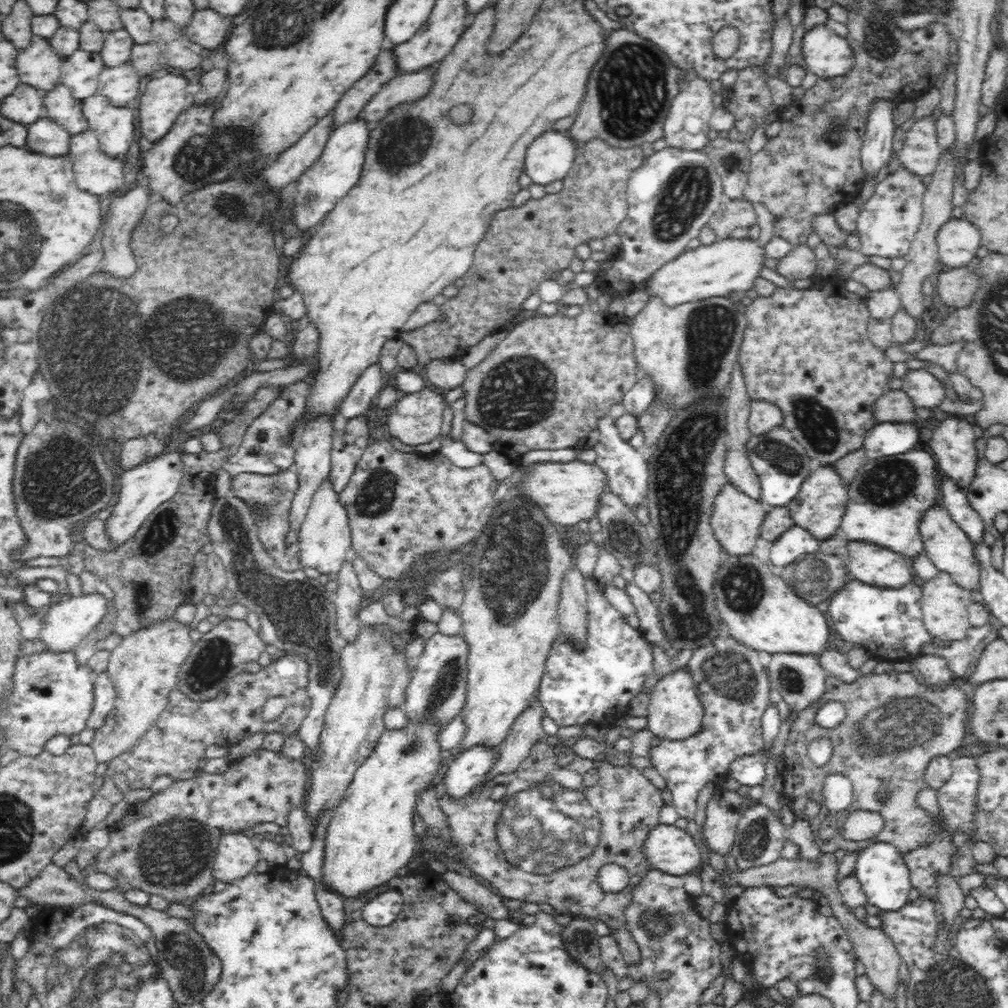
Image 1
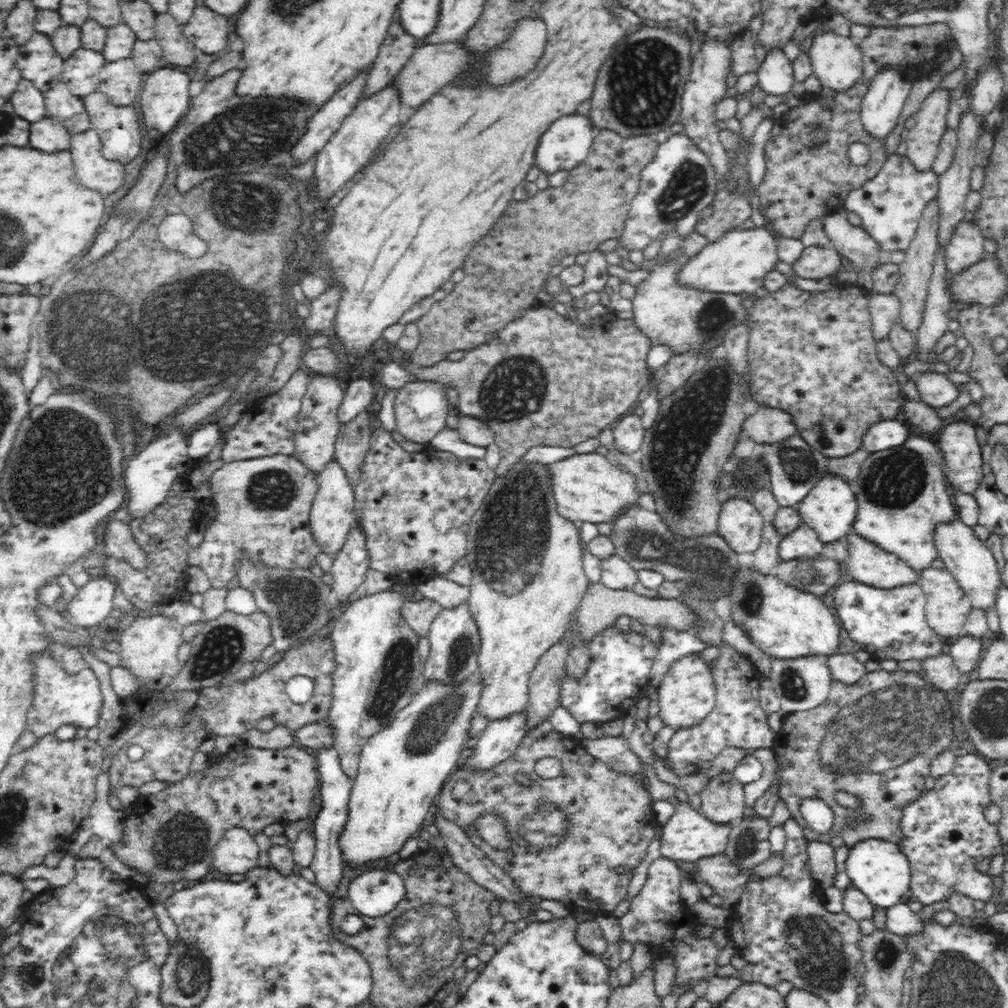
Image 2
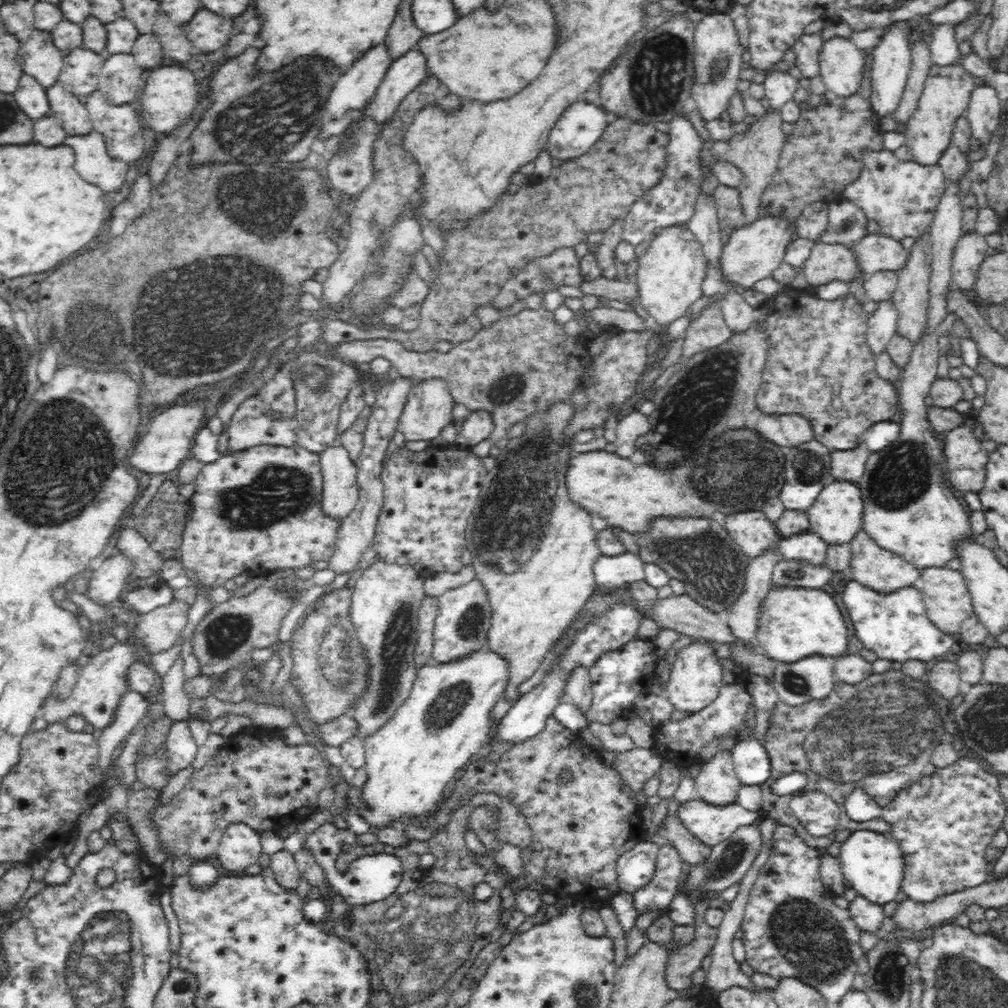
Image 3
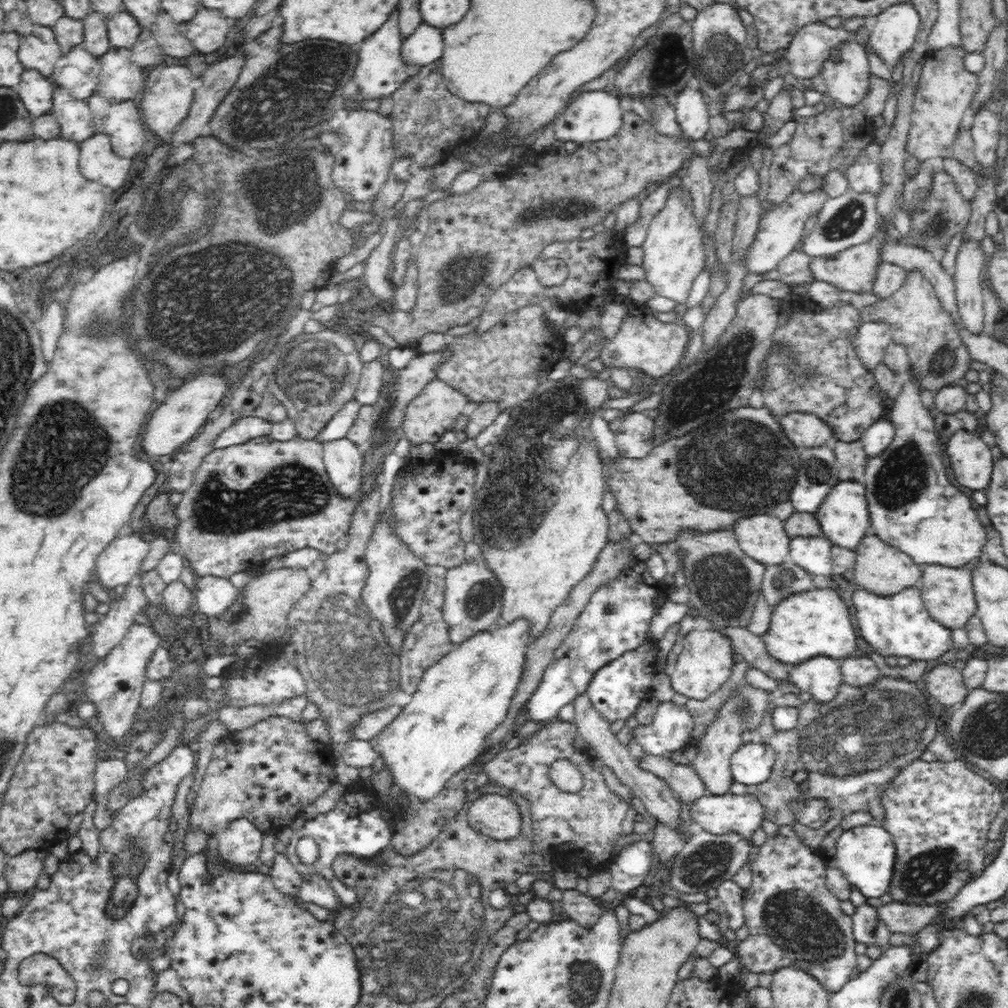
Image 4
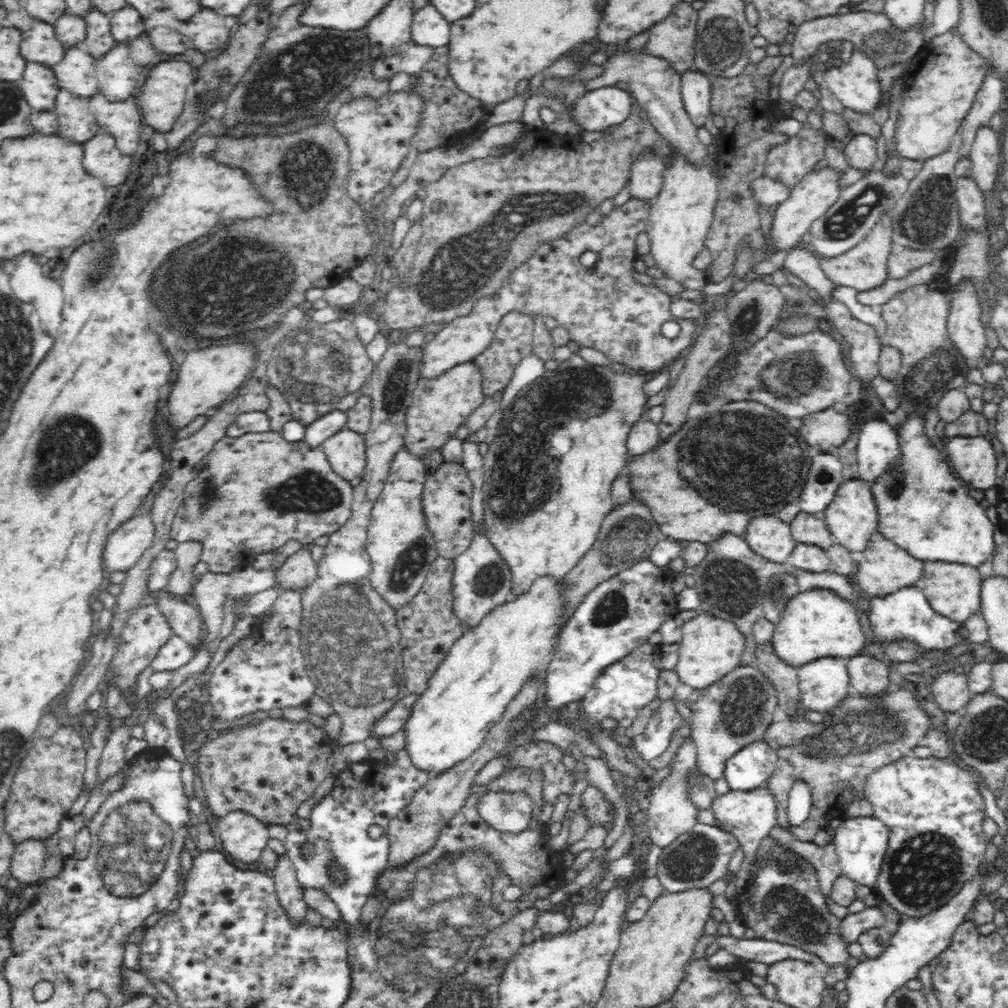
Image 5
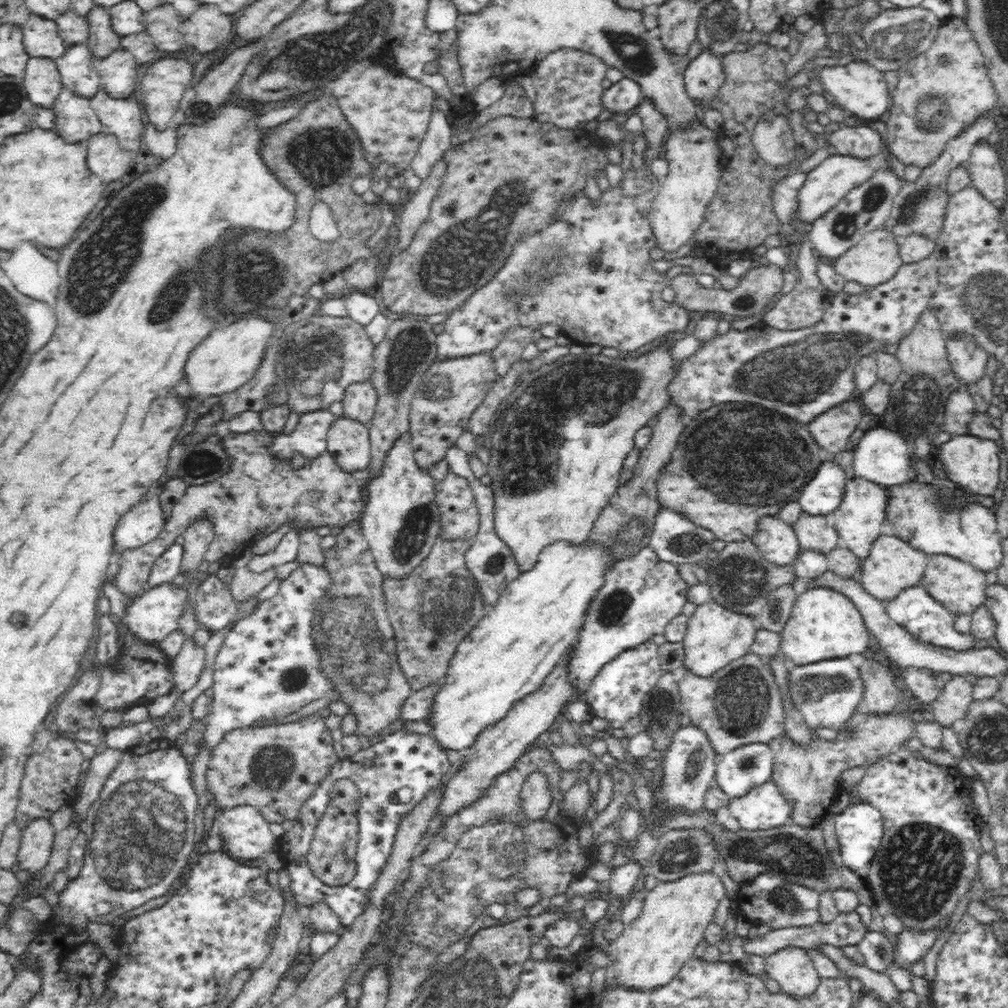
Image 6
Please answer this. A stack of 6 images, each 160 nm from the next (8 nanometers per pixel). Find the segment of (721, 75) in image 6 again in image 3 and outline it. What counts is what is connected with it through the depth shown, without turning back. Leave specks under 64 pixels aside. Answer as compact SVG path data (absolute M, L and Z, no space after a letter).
M683 113L671 118L668 135L669 164L664 170L664 176L660 178L658 184L631 205L624 226L654 226L661 229L674 223L686 223L693 215L696 195L705 179L698 159L698 154L705 145L704 140L698 134L692 120Z

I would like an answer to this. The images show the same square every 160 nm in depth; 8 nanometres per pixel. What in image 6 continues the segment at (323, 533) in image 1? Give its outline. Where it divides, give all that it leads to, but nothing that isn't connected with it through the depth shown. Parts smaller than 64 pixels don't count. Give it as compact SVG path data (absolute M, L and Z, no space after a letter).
M342 414L330 423L327 450L348 472L362 470L372 458L369 427Z

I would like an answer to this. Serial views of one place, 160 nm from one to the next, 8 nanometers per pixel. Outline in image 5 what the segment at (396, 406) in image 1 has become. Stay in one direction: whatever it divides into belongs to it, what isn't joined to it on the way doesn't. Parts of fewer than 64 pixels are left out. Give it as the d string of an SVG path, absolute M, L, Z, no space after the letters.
M464 361L449 368L434 378L421 377L418 388L414 390L414 400L406 411L405 444L408 450L421 460L430 452L440 451L442 446L454 438L456 430L464 424L486 398L482 389L484 375L478 364Z

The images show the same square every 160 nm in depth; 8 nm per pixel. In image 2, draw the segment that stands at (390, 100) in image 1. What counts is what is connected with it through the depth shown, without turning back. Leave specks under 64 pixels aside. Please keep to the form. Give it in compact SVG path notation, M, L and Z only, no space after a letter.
M531 15L530 18L518 18L506 40L482 54L470 50L464 39L454 39L452 42L422 42L395 78L401 88L402 104L417 108L450 85L458 89L476 89L478 86L500 88L522 81L544 57L547 37L546 22Z

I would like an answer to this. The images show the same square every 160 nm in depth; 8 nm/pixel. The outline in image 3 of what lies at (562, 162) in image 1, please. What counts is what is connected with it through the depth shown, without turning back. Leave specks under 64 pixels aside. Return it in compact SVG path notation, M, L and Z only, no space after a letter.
M582 98L571 104L552 129L546 150L550 157L569 161L586 154L606 132L613 115L604 105L589 104Z

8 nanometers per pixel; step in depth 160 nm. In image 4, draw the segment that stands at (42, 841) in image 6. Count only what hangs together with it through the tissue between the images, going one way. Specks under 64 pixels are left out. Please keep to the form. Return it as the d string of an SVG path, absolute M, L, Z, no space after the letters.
M29 848L9 857L4 878L11 892L22 894L36 886L36 880L44 870L44 859L48 852Z

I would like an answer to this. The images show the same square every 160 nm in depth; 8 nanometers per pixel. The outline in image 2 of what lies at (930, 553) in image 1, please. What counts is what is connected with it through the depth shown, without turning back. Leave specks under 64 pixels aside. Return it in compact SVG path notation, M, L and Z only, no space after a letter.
M959 520L951 524L939 525L935 534L935 543L939 559L943 561L945 569L956 577L962 590L970 597L973 608L984 612L992 612L996 609L998 590L1001 589L1003 580L997 559L986 542L975 536L973 528Z

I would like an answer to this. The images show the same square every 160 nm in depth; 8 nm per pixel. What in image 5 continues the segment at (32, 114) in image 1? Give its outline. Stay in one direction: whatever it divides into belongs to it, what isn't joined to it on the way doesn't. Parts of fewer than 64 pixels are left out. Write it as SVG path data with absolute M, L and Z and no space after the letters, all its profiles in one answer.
M27 61L22 79L18 82L28 104L34 110L52 111L60 85L51 66Z

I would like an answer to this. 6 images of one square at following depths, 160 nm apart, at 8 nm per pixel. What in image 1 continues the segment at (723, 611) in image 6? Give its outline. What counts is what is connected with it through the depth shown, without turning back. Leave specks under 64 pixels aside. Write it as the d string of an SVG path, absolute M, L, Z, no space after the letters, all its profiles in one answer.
M686 667L658 679L650 694L646 728L658 738L681 741L701 730L704 714L700 687L694 681L692 671Z

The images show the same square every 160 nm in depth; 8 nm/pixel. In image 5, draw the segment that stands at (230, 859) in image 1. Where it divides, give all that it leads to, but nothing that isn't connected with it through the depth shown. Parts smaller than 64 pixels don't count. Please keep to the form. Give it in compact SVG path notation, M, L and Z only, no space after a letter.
M233 810L224 816L218 817L216 830L213 831L218 834L222 842L222 848L230 856L246 863L257 861L260 854L262 854L262 850L268 846L268 840L270 839L267 824L245 810Z

